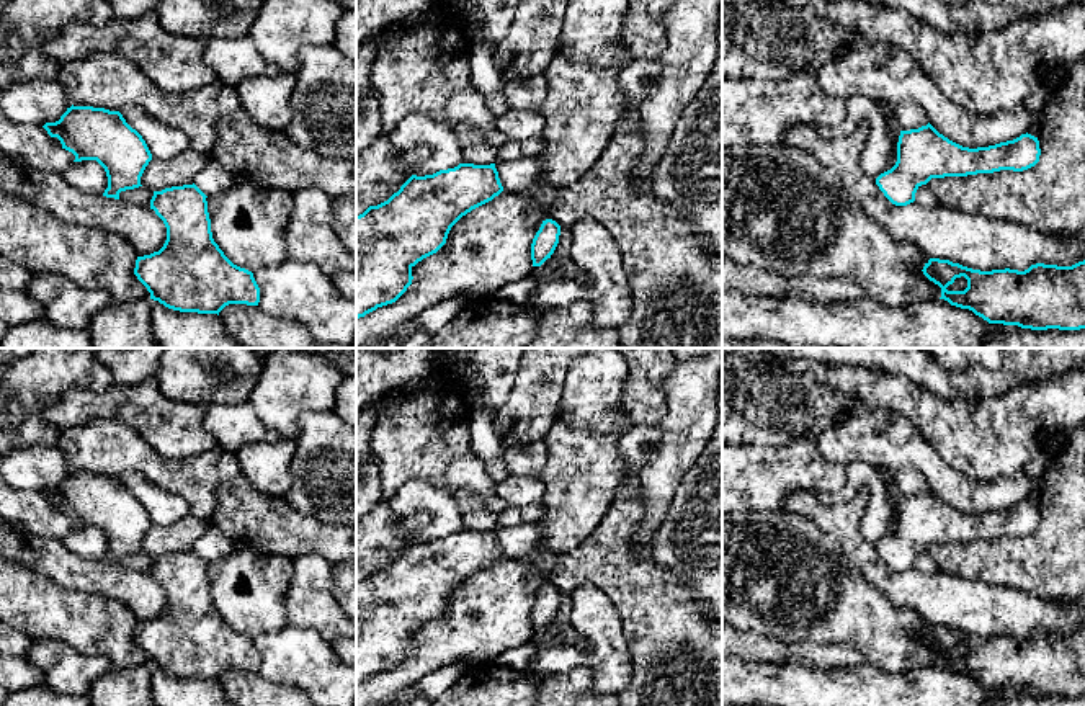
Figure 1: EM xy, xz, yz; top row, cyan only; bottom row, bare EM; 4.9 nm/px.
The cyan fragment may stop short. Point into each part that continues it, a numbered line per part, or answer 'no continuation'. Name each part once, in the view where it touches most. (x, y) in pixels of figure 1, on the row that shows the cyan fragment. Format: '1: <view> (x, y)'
no continuation

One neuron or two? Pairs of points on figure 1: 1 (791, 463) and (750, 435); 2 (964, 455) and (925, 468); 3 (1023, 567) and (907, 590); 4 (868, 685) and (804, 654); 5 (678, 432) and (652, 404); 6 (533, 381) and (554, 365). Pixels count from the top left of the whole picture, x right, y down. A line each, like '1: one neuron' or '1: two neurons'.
1: two neurons
2: two neurons
3: two neurons
4: two neurons
5: two neurons
6: one neuron

